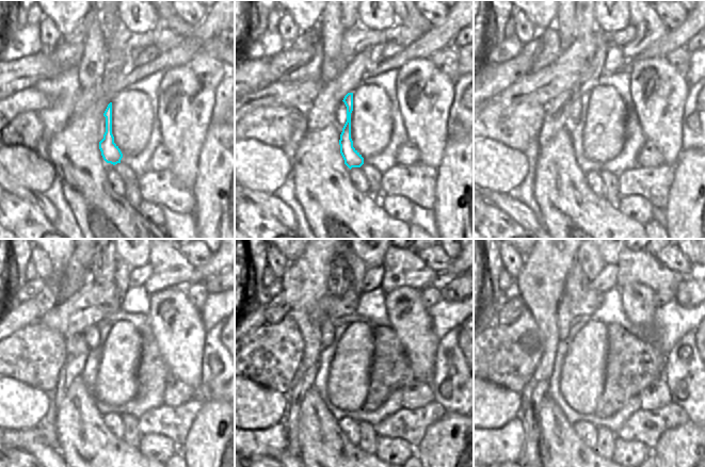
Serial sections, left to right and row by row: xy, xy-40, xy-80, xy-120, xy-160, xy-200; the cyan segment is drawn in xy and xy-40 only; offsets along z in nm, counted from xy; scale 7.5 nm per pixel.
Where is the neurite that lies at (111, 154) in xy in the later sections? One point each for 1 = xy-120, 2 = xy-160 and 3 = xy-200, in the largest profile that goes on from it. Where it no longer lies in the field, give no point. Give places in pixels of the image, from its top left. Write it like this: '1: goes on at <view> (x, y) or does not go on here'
1: goes on at xy-120 (93, 337)
2: goes on at xy-160 (330, 333)
3: goes on at xy-200 (563, 317)

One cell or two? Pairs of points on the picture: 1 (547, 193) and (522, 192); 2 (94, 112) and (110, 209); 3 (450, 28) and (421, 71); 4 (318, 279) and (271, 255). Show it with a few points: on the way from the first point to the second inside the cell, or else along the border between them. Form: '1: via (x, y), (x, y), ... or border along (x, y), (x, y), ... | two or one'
1: border along (534, 167), (534, 199), (543, 215) | two
2: via (89, 137), (89, 167), (92, 172), (92, 184) | one
3: border along (429, 58), (414, 58), (404, 64) | two
4: border along (289, 261), (281, 278) | two

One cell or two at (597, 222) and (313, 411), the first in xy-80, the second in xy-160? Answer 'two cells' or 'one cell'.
one cell

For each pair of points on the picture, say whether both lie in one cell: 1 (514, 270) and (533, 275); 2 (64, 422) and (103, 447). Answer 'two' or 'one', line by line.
1: two
2: one

